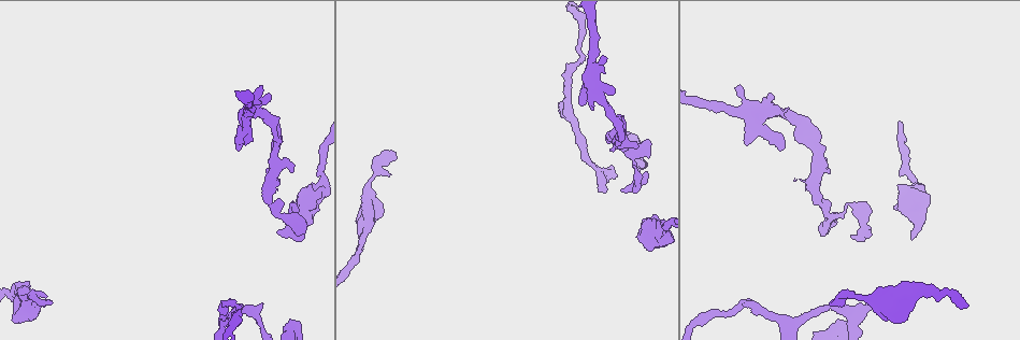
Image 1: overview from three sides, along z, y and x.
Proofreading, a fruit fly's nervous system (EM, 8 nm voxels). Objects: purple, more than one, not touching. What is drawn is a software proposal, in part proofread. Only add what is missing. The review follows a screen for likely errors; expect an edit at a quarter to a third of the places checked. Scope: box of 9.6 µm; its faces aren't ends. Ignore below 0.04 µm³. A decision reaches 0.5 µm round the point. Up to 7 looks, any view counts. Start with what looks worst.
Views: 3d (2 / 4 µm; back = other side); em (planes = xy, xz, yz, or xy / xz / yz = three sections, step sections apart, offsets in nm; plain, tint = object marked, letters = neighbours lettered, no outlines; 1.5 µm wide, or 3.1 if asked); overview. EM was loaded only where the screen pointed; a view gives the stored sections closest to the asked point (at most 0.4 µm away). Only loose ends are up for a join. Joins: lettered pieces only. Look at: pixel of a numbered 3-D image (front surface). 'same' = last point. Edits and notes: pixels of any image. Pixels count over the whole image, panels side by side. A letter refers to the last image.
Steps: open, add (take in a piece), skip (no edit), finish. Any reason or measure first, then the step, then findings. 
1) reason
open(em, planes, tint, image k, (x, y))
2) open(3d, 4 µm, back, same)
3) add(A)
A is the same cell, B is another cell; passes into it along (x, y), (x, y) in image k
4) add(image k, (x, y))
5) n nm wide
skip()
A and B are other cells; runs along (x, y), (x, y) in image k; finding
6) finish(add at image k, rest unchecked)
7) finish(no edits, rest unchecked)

an open end
open(3d, 2 µm, image 1, (746, 144))

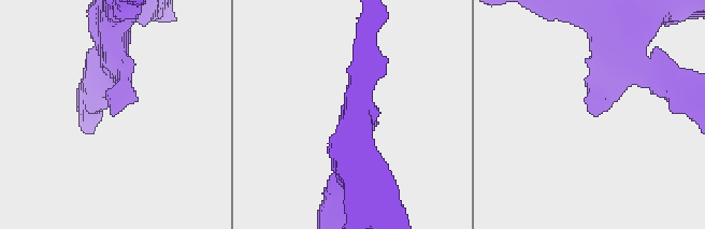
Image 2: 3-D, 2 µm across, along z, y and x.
open(em, planes, letters, image 2, (597, 115))

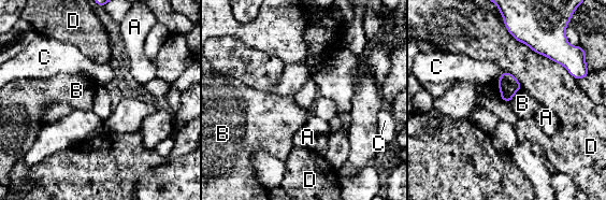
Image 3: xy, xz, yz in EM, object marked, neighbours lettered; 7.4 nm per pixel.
150 nm wide
skip()
A, B, C and D are other cells; border along (521, 87), (508, 102) in image 3; no lettered piece goes on from it

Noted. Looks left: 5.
free end
open(3d, 4 µm, image 1, (913, 238))

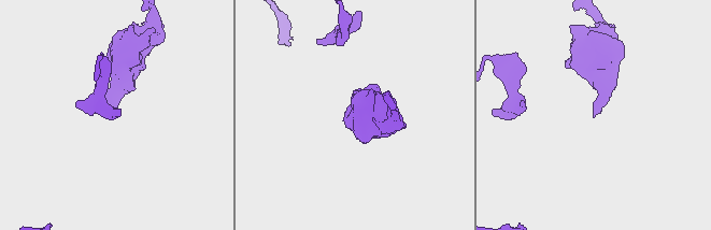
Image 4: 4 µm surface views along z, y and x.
open(em, planes, letters, image 4, (593, 117))

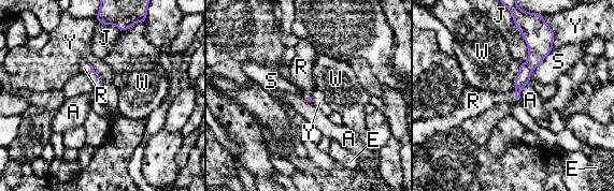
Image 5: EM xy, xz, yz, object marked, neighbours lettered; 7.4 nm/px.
add(image 5, (483, 99))
R is the same cell, A, E, J, S, W and Y are other cells; passes into it along (523, 78), (515, 93), (483, 99) in image 5; it goes on there

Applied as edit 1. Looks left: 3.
finish(add at image 5, rest unchecked)

